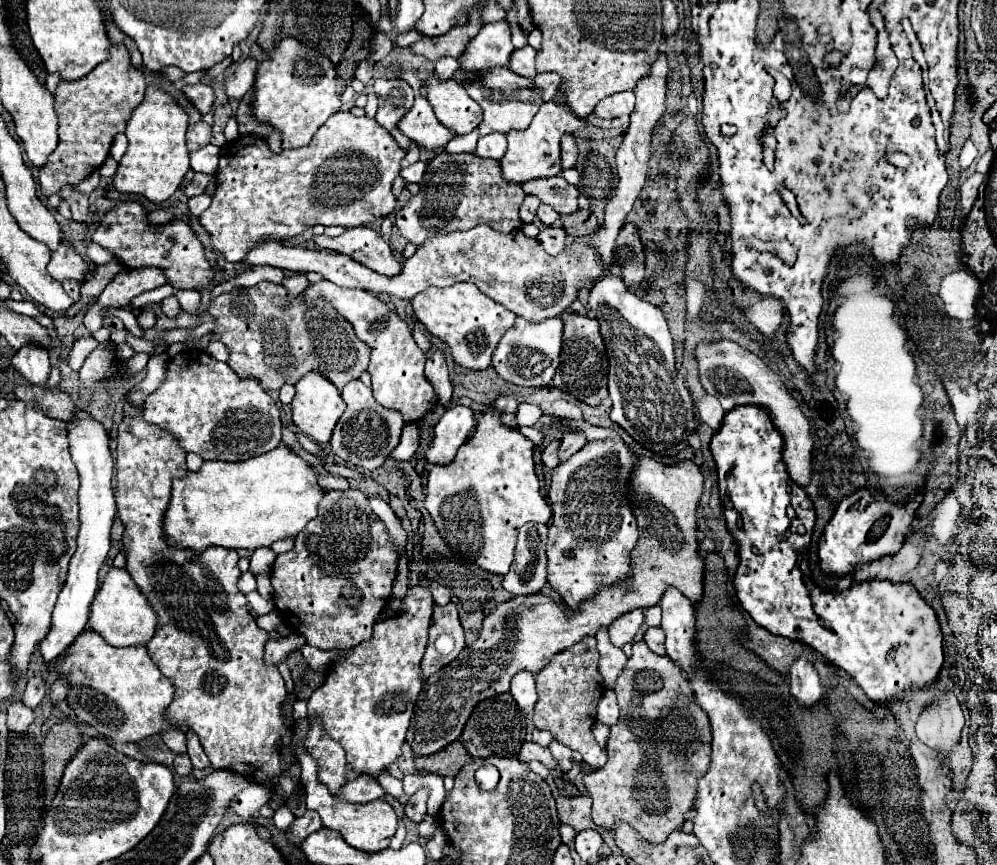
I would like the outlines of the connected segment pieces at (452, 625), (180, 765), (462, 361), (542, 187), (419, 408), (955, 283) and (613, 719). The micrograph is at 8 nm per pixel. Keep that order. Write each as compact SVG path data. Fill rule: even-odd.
M449 602L447 606L435 606L433 608L433 622L429 628L429 640L437 640L439 634L451 634L455 638L456 644L463 644L463 650L466 646L466 639L461 622L459 622L459 614L457 614L457 606L453 602Z
M177 754L177 756L175 756L175 762L173 762L173 766L175 766L177 774L181 774L181 776L187 776L187 774L191 774L191 772L193 772L189 756L181 756L181 754Z
M455 284L449 288L427 288L413 300L415 318L425 324L427 332L443 340L453 354L455 364L469 370L485 370L491 364L493 350L497 348L501 336L513 326L515 314L501 304L487 298L475 288L475 284Z
M563 176L555 178L539 178L539 180L529 180L521 184L521 188L527 194L537 196L543 204L551 206L559 214L573 214L577 212L577 198L579 190L577 186L571 186L565 182Z
M321 280L307 288L307 300L313 298L323 298L331 302L333 308L353 324L357 338L371 348L373 360L369 362L367 372L371 374L373 396L381 406L401 412L405 424L419 422L427 412L437 406L437 394L423 372L427 360L425 354L415 344L409 324L401 316L397 316L383 300L379 300L379 296L367 290L343 288L329 280Z
M965 268L943 278L939 296L945 304L945 312L955 320L975 320L975 302L981 290L981 282Z
M605 690L605 694L601 696L601 700L597 704L597 720L603 722L605 726L615 726L617 724L619 706L617 706L613 690Z

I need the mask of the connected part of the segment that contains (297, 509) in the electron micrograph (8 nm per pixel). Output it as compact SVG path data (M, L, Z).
M279 446L267 454L243 460L221 462L207 460L197 472L187 472L185 478L175 478L171 500L167 504L163 532L171 546L191 550L195 554L205 552L209 546L223 546L233 550L257 550L271 546L287 536L297 536L303 526L317 516L317 504L323 498L323 488L317 484L317 472L301 460L287 446Z

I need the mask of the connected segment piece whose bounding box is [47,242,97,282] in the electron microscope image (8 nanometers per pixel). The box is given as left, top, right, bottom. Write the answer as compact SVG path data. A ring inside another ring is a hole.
M65 242L59 246L59 250L53 252L51 262L49 262L49 266L47 266L49 274L51 274L55 280L59 280L59 282L63 282L63 280L67 280L67 278L77 280L77 282L85 282L87 276L95 274L95 268L97 268L97 264L93 264L93 262L83 262L81 256L79 256L75 250L67 248Z

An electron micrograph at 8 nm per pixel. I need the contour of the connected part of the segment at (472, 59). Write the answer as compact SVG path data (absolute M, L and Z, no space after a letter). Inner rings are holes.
M505 18L485 24L479 34L467 42L453 80L463 84L467 80L481 78L479 72L507 66L513 50L515 48L511 44L511 28Z

